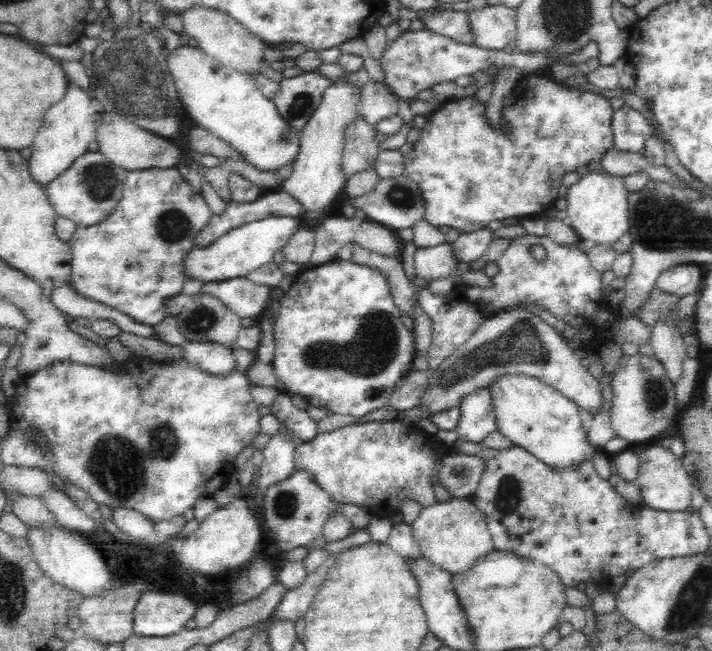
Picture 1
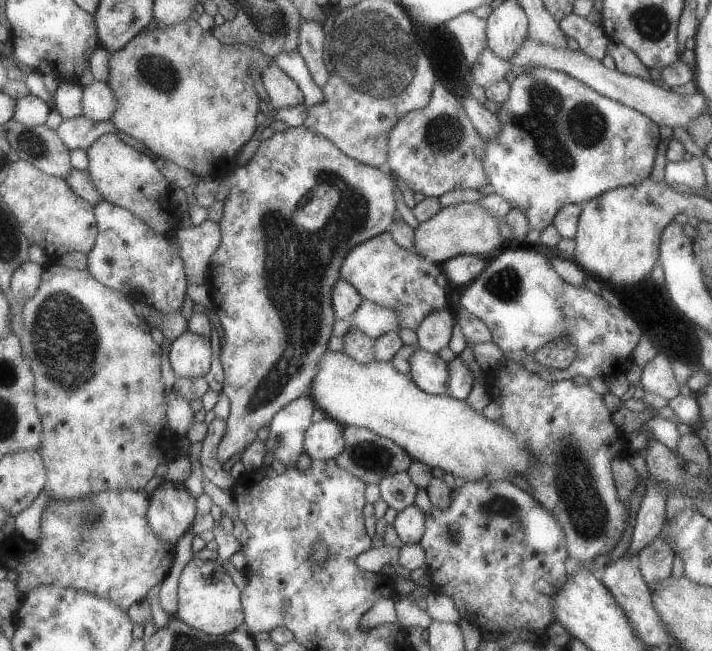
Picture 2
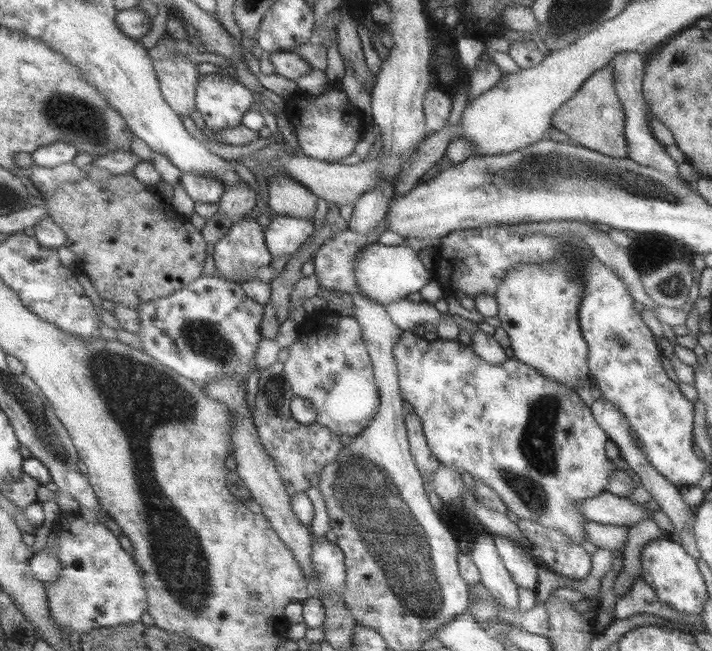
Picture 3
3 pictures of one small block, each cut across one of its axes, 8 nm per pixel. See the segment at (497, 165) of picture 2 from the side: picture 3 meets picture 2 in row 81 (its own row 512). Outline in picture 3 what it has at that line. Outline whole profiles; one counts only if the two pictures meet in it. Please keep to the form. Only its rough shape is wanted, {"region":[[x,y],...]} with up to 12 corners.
{"region":[[404,331],[401,395],[440,463],[591,553],[609,436],[516,358]]}

